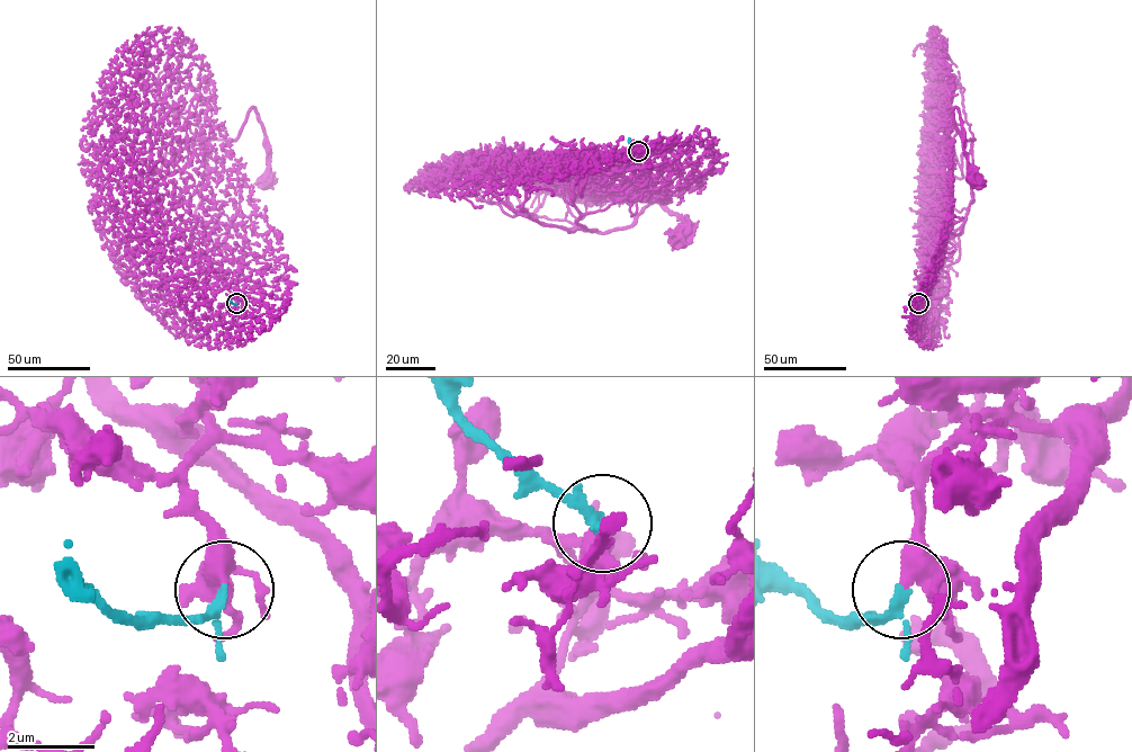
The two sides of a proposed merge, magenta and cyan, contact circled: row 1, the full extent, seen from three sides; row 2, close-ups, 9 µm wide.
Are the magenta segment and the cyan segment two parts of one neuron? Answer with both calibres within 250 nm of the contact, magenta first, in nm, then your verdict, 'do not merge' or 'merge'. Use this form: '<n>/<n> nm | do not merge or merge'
320/170 nm | merge

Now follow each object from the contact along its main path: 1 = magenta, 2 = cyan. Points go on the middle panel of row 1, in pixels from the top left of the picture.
1: (639, 151), (620, 170), (595, 170), (574, 185), (577, 223), (587, 231), (627, 227), (659, 202), (685, 231)
2: (638, 151), (629, 137)

